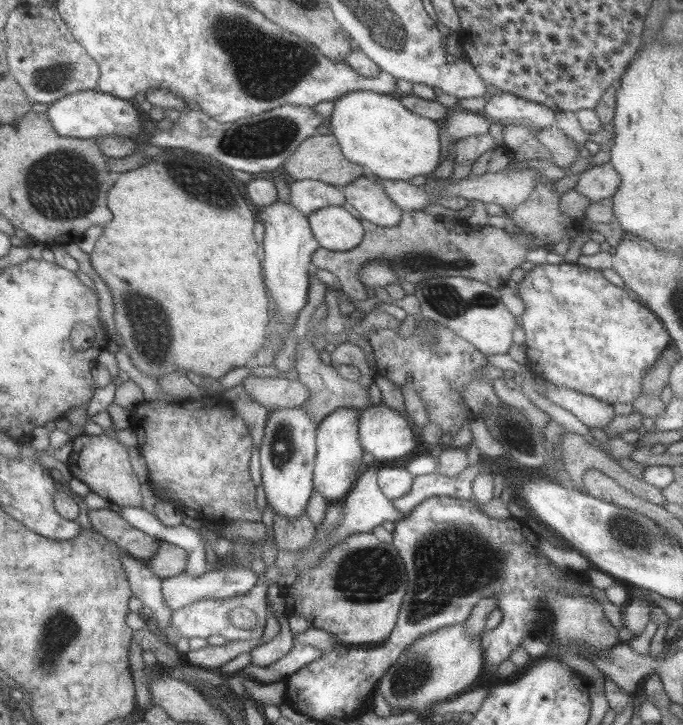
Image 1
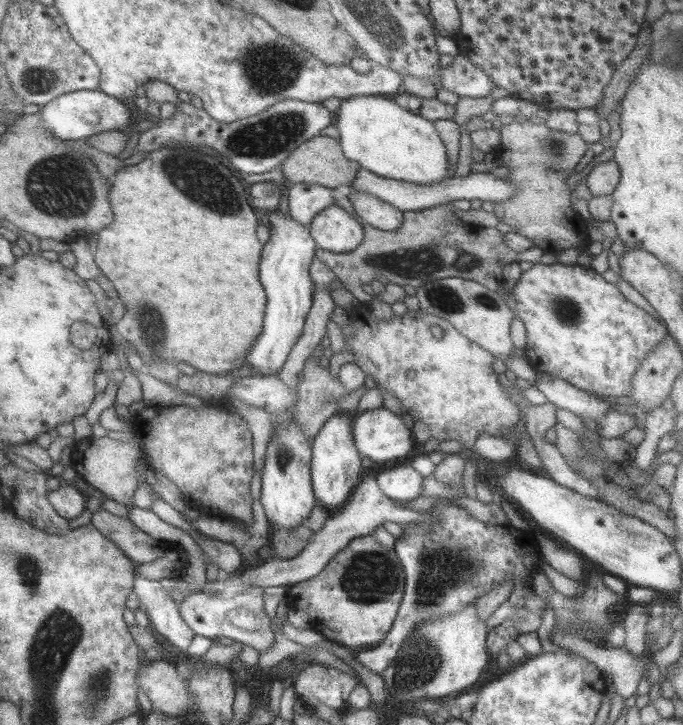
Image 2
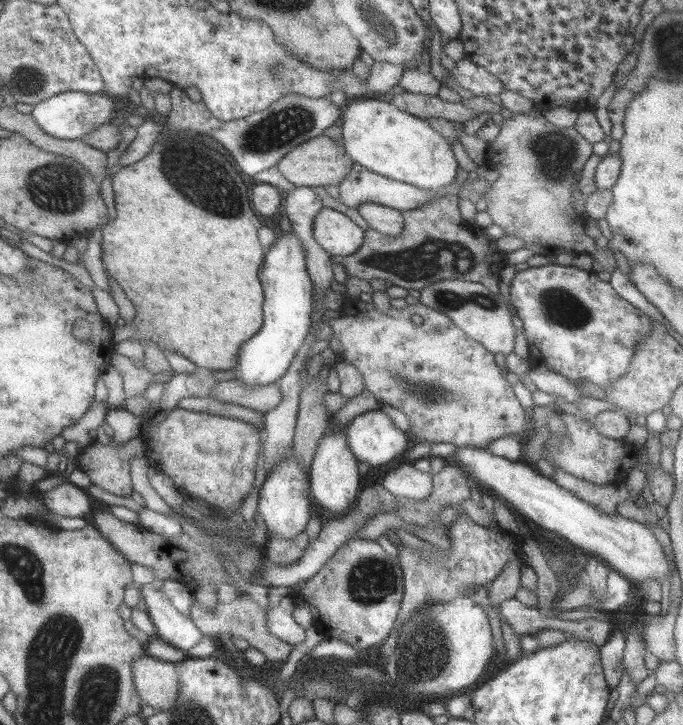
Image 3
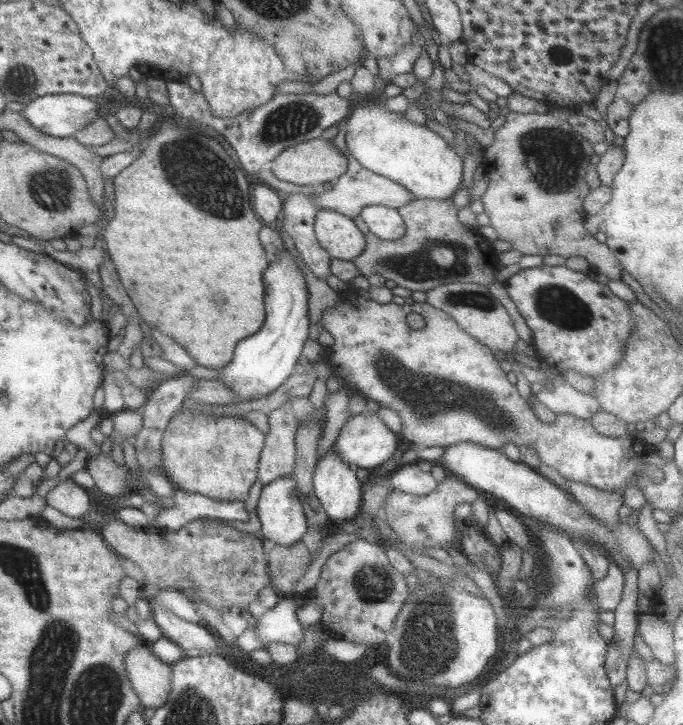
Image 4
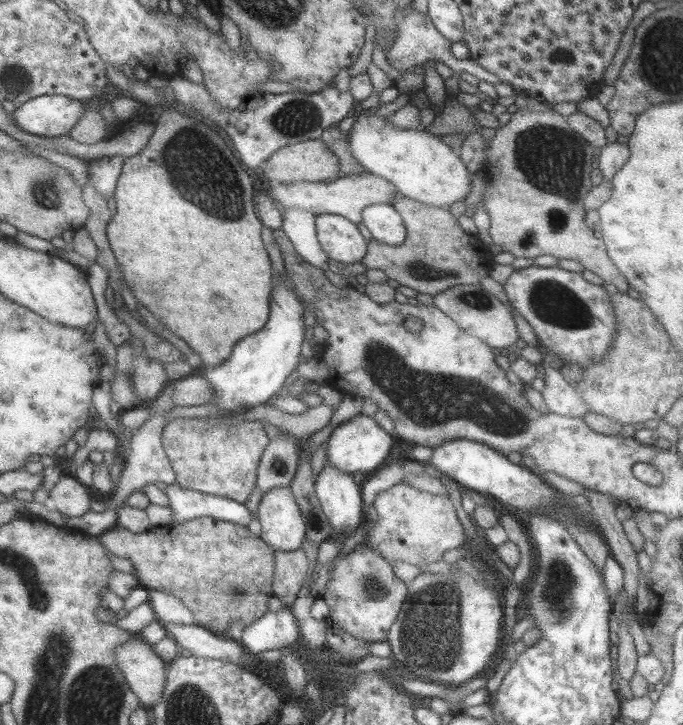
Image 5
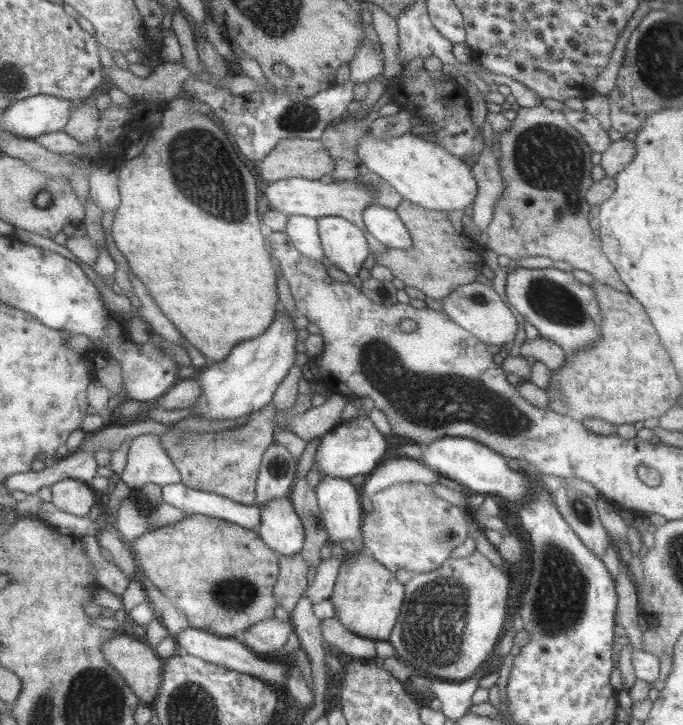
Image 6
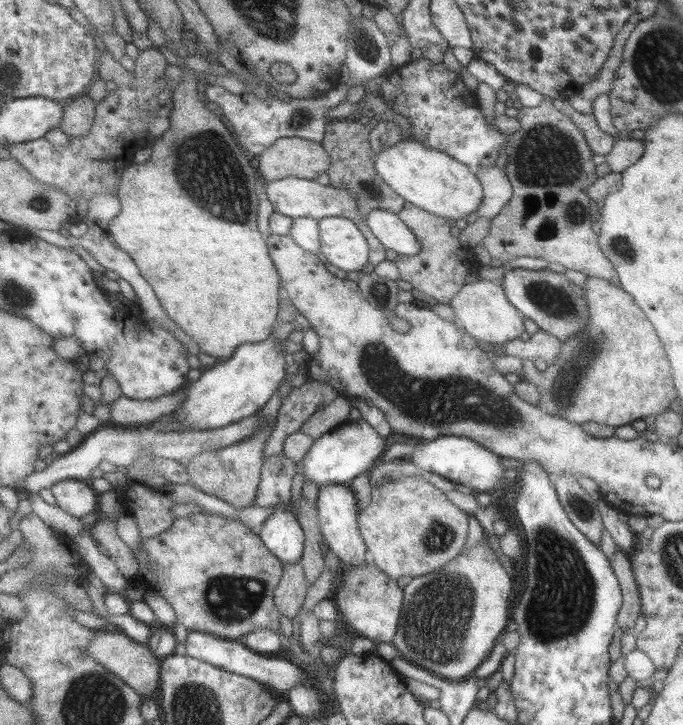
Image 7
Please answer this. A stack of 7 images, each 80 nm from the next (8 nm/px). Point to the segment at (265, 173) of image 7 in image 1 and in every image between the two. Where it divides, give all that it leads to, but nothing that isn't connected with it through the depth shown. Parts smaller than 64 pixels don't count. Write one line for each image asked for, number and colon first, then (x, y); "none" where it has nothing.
1: (318, 157)
2: (319, 160)
3: (320, 161)
4: (314, 162)
5: (309, 161)
6: (305, 158)

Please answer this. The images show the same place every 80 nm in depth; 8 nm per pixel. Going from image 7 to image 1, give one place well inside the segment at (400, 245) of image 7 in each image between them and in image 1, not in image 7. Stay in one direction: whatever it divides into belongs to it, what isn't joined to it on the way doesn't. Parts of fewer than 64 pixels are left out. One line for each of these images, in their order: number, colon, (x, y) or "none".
1: (366, 194)
2: (374, 212)
3: (388, 221)
4: (386, 223)
5: (382, 221)
6: (384, 224)

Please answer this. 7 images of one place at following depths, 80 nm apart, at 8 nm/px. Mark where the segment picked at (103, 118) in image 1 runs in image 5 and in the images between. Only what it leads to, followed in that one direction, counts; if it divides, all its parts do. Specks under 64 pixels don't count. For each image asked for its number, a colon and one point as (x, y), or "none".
2: (75, 115)
3: (68, 115)
4: (61, 115)
5: (47, 115)

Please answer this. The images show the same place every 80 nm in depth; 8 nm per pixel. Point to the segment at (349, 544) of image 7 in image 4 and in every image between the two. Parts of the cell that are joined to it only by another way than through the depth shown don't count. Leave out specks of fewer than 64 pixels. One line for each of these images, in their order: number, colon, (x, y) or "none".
4: (335, 485)
5: (340, 498)
6: (339, 501)

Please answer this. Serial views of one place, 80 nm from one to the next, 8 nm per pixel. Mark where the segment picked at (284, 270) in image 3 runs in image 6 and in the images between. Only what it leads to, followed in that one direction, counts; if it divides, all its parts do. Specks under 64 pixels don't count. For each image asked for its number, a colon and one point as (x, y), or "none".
4: (260, 364)
5: (259, 364)
6: (243, 382)

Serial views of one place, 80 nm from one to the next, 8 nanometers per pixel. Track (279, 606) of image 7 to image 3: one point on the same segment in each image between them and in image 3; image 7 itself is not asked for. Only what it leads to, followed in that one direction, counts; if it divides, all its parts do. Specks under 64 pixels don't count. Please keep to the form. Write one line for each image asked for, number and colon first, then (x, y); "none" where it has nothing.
3: (281, 552)
4: (286, 565)
5: (290, 568)
6: (292, 570)

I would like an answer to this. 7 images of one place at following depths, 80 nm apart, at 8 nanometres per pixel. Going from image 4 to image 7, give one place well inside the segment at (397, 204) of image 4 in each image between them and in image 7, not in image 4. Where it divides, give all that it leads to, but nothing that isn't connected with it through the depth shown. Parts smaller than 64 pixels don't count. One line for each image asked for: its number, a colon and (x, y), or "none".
5: (347, 195)
6: (347, 198)
7: (292, 196)

